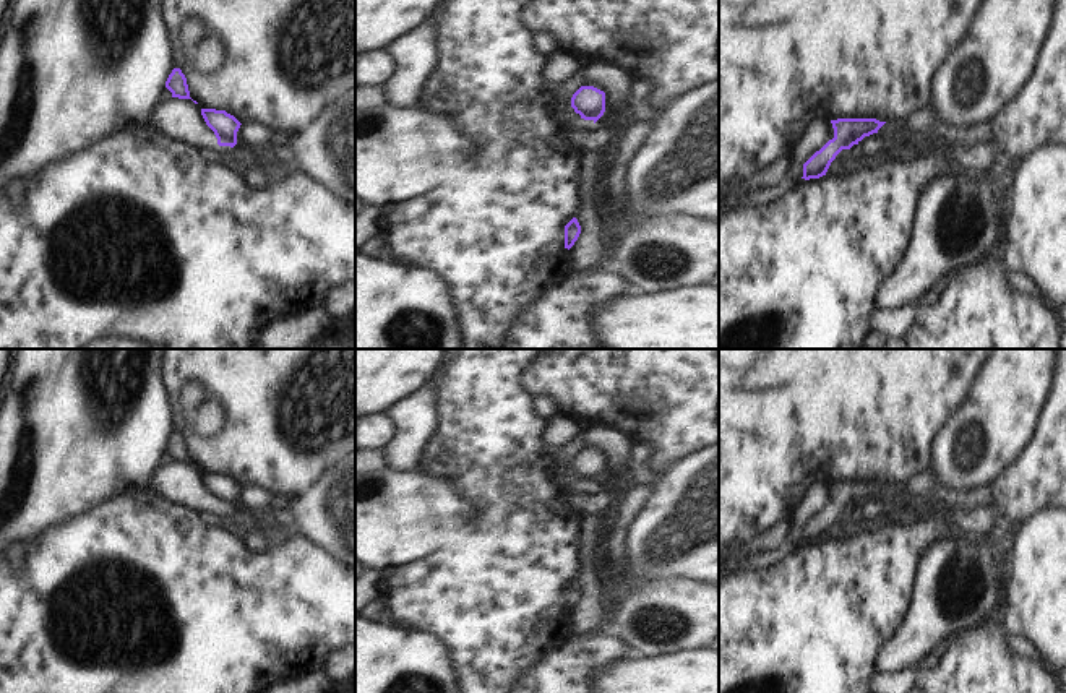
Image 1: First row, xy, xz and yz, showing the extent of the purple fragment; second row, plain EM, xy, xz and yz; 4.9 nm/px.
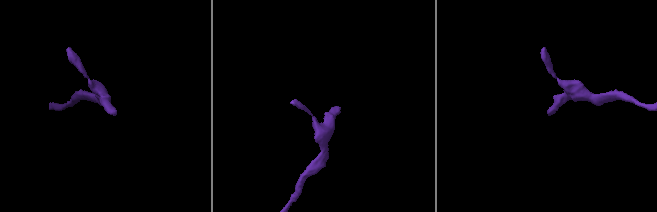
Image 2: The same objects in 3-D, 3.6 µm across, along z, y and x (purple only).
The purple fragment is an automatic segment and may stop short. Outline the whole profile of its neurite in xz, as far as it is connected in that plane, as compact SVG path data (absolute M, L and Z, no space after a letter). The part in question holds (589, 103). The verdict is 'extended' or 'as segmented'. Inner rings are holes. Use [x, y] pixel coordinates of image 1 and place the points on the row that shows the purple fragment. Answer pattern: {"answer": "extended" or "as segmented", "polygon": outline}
{"answer": "as segmented", "polygon": "M581 86L571 97L571 107L581 118L595 123L605 112L605 93L594 86Z"}

